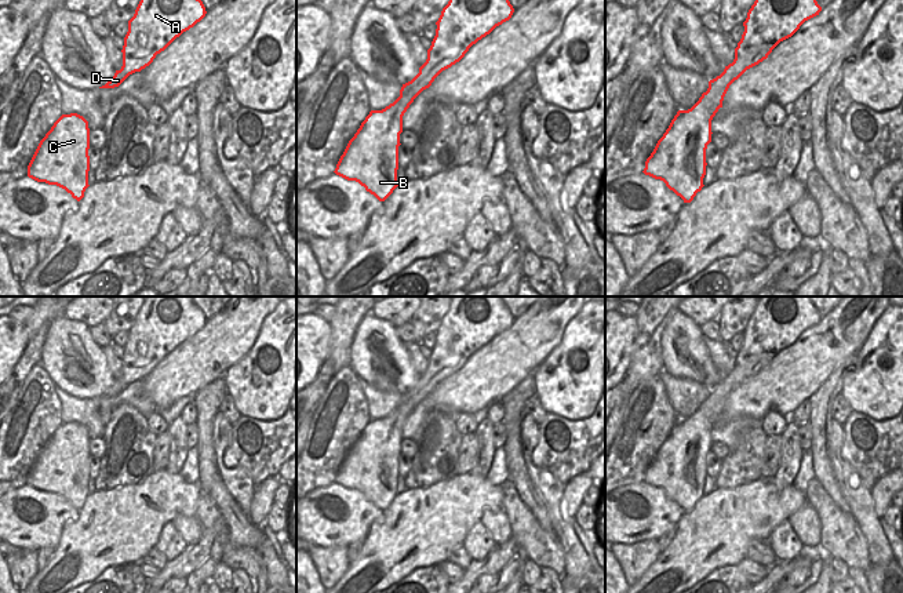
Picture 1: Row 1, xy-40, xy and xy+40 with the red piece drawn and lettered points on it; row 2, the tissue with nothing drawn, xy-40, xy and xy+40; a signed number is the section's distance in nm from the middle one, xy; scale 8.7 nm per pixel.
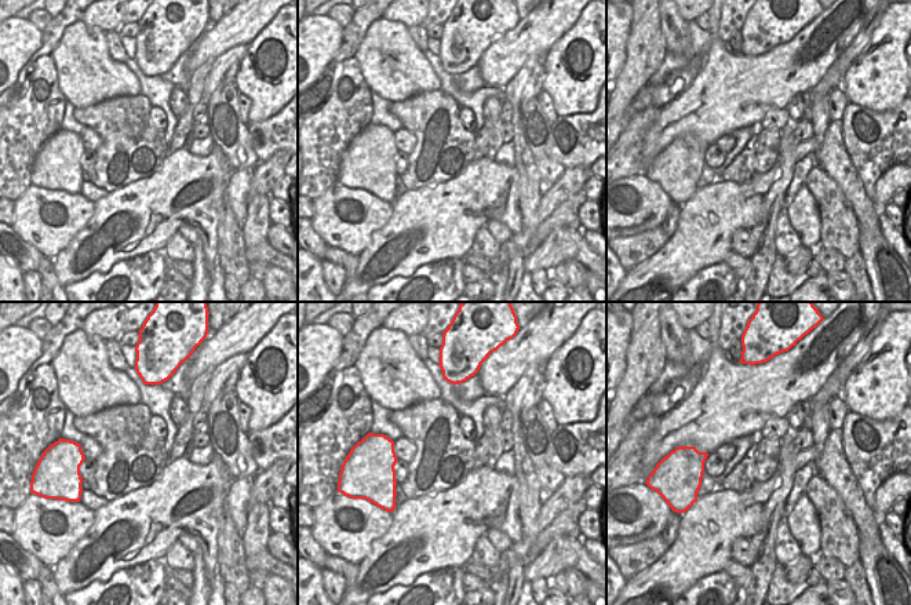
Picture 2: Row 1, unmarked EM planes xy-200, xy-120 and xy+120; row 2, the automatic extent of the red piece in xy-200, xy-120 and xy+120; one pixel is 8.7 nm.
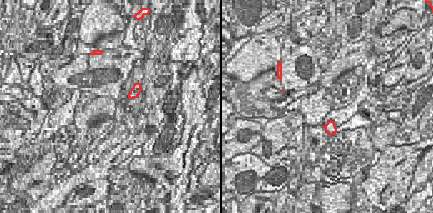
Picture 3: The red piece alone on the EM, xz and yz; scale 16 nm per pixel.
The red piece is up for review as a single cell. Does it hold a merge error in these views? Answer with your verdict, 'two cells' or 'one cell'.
one cell

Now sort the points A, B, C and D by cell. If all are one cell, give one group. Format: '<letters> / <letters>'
A B C D

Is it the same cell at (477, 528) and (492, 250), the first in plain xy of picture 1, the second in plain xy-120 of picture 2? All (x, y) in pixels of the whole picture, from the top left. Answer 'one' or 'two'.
one

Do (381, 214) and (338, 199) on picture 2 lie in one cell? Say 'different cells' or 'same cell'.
same cell

